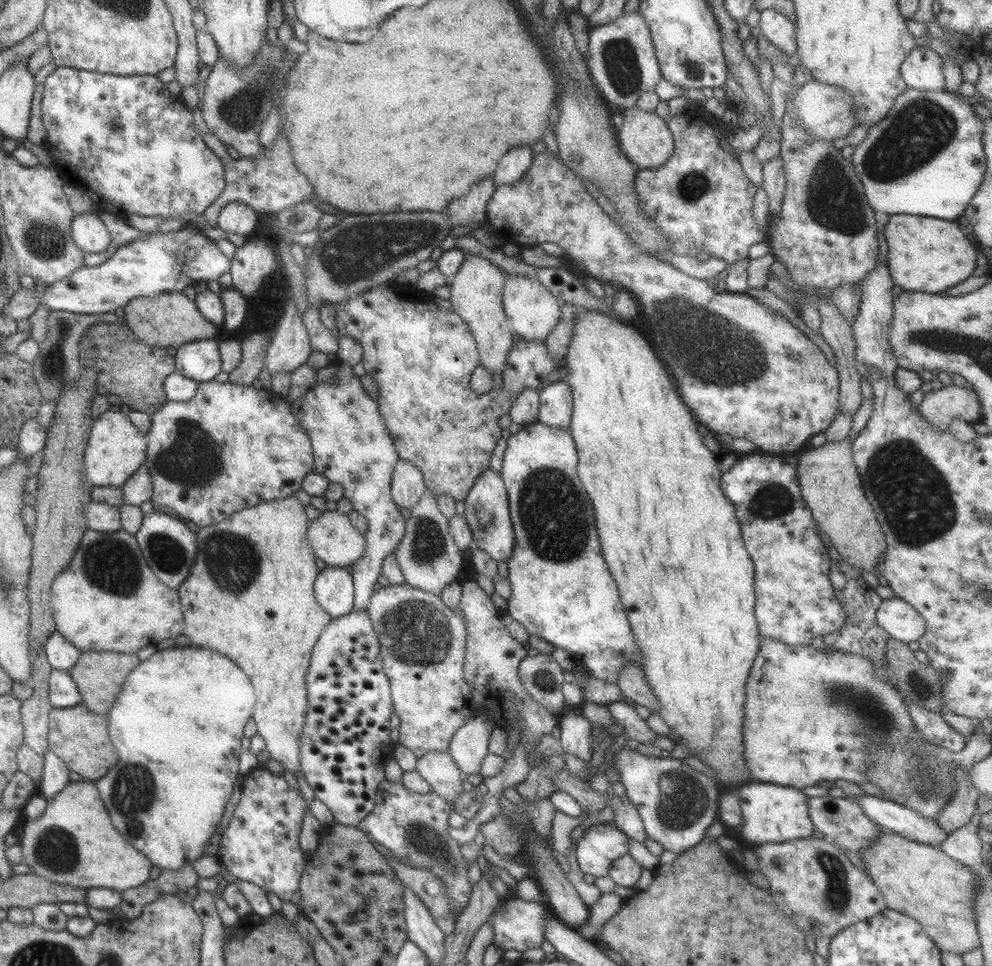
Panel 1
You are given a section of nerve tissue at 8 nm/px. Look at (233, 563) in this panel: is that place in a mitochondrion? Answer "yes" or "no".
yes

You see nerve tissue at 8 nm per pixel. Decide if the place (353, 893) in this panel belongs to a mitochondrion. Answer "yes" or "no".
no

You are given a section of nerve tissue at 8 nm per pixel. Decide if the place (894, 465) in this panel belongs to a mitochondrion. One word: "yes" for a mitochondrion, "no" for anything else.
yes

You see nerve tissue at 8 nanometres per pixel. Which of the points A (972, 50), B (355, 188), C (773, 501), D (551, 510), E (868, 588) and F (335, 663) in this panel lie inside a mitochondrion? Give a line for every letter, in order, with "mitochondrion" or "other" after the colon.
A: other
B: other
C: mitochondrion
D: mitochondrion
E: other
F: other

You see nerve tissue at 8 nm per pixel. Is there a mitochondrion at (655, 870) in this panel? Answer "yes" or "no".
no

